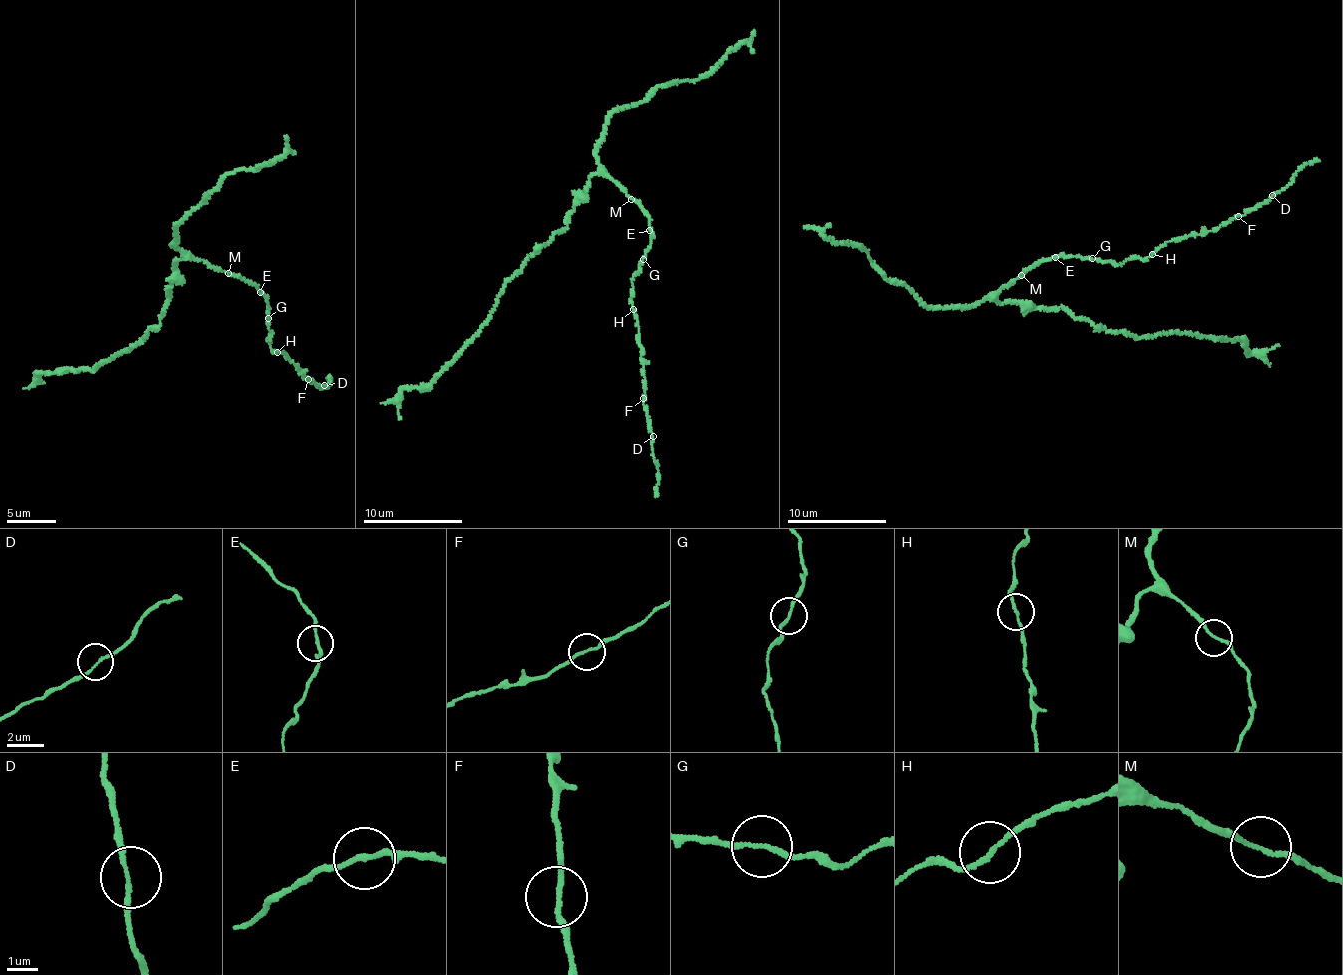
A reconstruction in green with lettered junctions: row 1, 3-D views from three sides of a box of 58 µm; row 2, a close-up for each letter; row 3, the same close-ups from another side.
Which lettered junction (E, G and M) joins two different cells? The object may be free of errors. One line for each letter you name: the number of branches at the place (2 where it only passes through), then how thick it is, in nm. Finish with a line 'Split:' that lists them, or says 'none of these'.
Split: none of these

